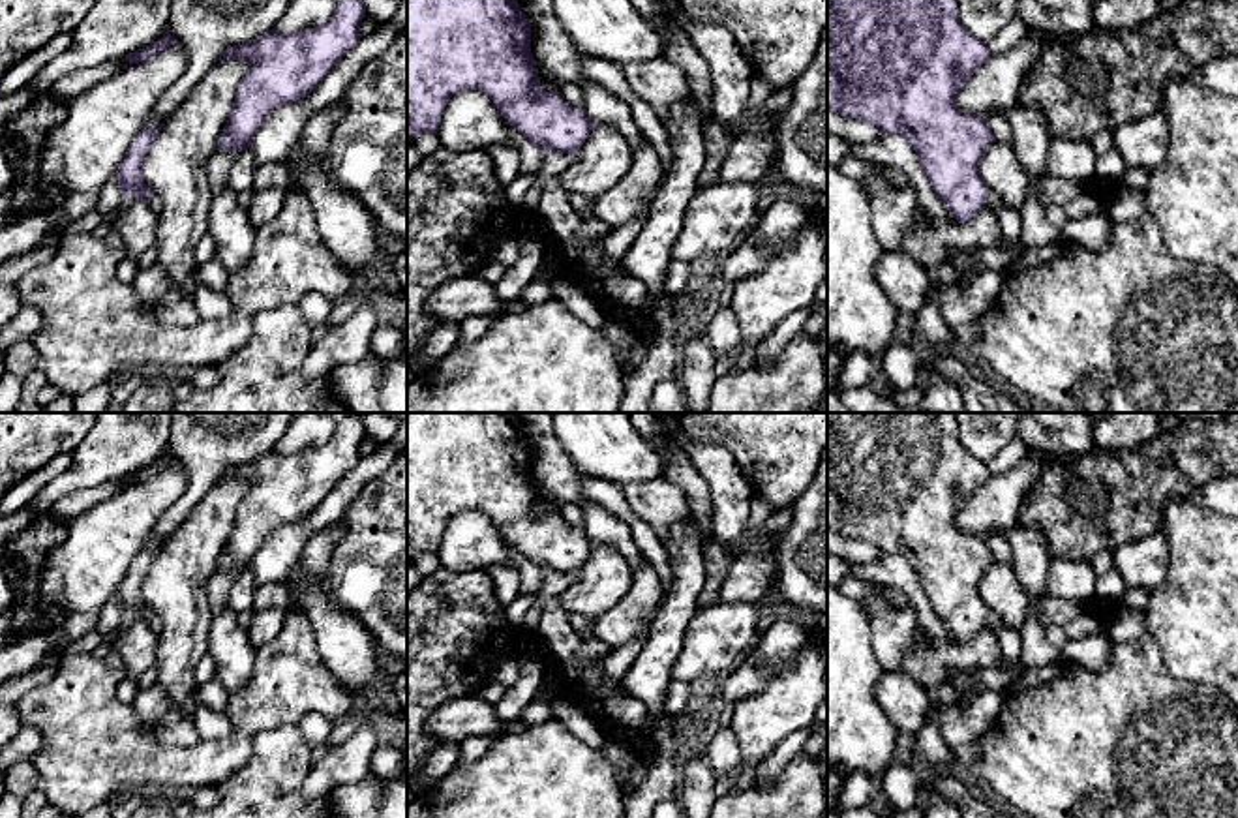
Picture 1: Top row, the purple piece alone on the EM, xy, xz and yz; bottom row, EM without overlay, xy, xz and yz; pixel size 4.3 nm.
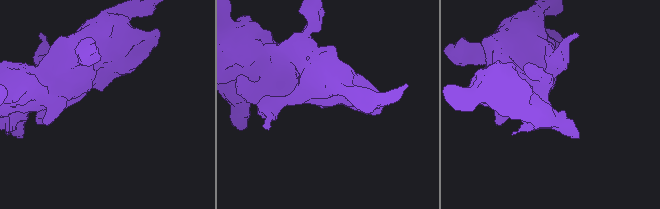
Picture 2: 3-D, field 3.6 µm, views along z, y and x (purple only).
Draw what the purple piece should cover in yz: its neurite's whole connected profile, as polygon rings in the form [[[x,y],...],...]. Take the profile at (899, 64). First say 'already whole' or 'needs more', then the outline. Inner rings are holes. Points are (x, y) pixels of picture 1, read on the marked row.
already whole; [[[827,0],[827,111],[904,137],[938,199],[959,223],[966,223],[985,208],[990,193],[981,176],[981,159],[994,135],[987,120],[959,107],[957,96],[992,53],[960,24],[959,13],[957,0]]]

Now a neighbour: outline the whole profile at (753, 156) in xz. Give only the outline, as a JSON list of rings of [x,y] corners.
[[[760,114],[750,116],[720,165],[718,182],[756,182],[771,178],[777,163],[777,139],[773,120]]]

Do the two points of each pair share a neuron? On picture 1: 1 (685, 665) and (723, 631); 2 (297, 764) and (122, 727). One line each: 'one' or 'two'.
1: one
2: two

